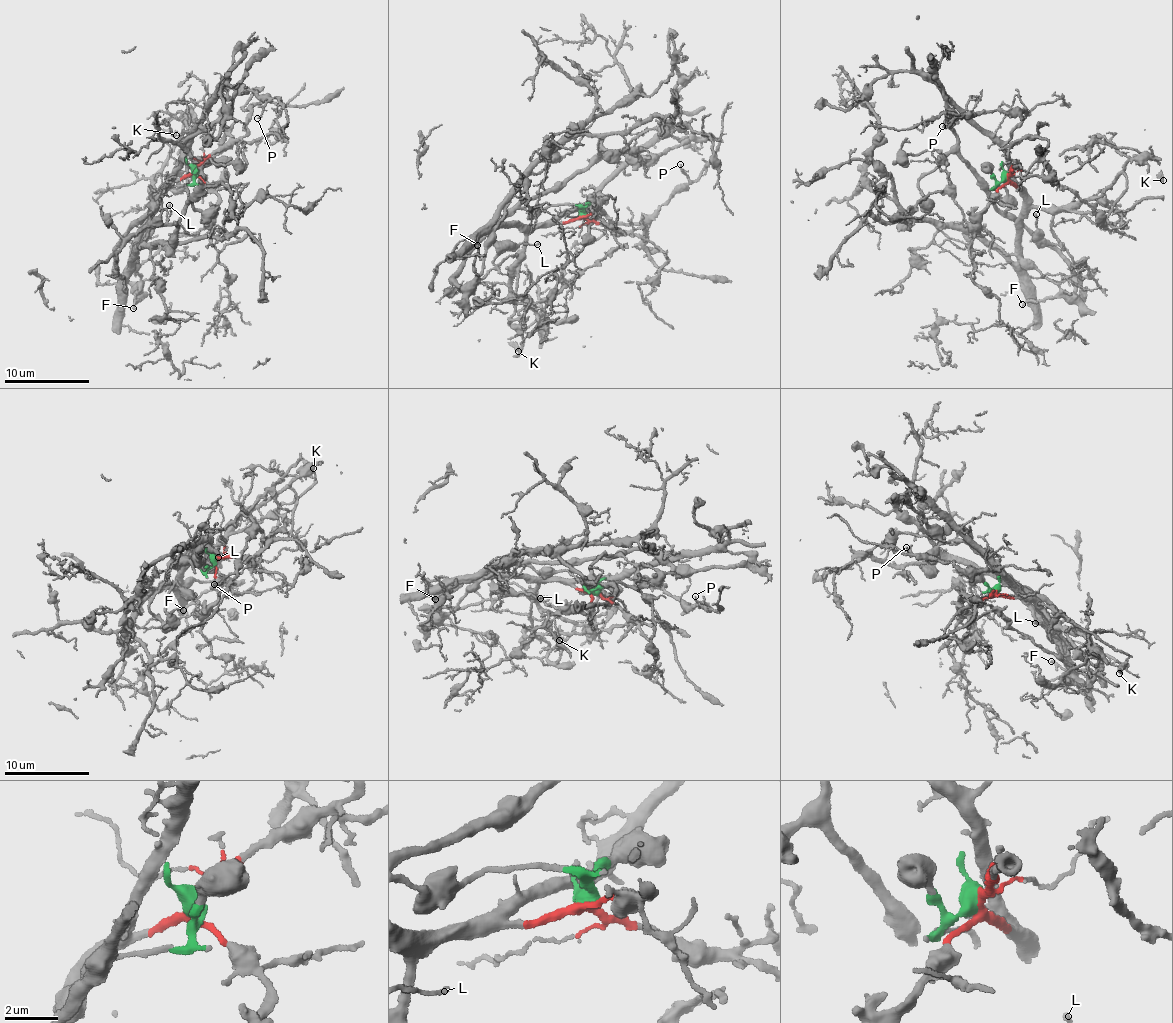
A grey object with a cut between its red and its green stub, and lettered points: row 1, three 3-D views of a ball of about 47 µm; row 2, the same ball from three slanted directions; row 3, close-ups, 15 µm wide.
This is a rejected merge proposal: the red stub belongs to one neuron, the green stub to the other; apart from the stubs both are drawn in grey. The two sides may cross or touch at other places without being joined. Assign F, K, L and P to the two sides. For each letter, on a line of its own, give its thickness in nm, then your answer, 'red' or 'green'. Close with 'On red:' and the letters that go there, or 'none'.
F: 190 nm | green
K: 320 nm | red
L: 180 nm | green
P: 120 nm | red
On red: K, P

